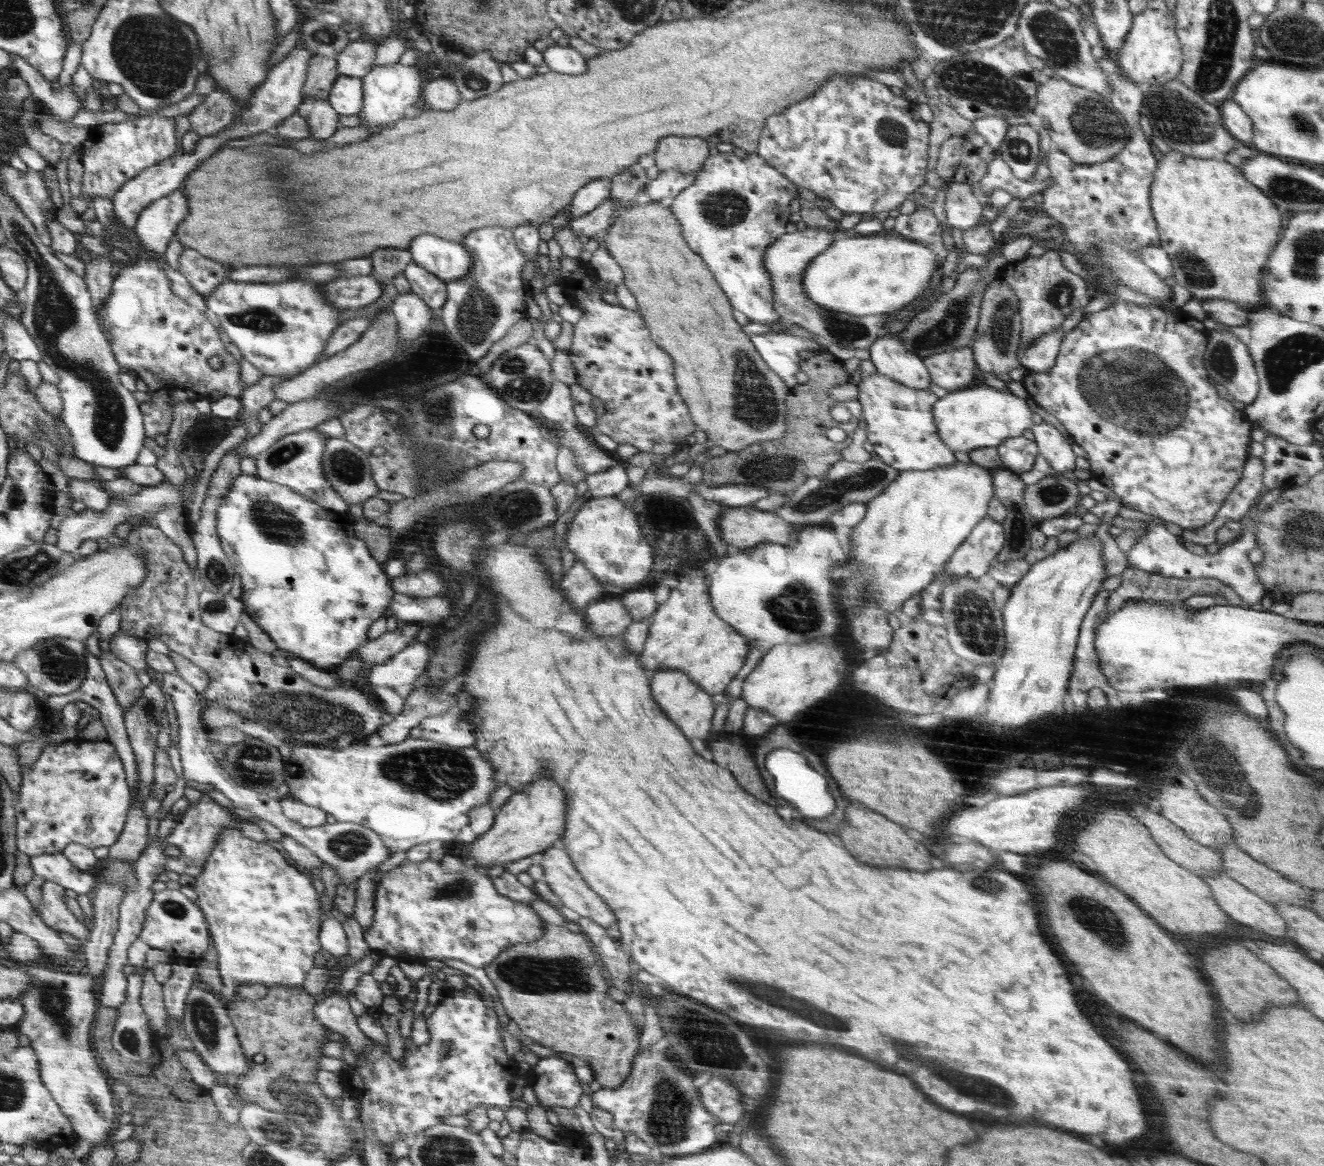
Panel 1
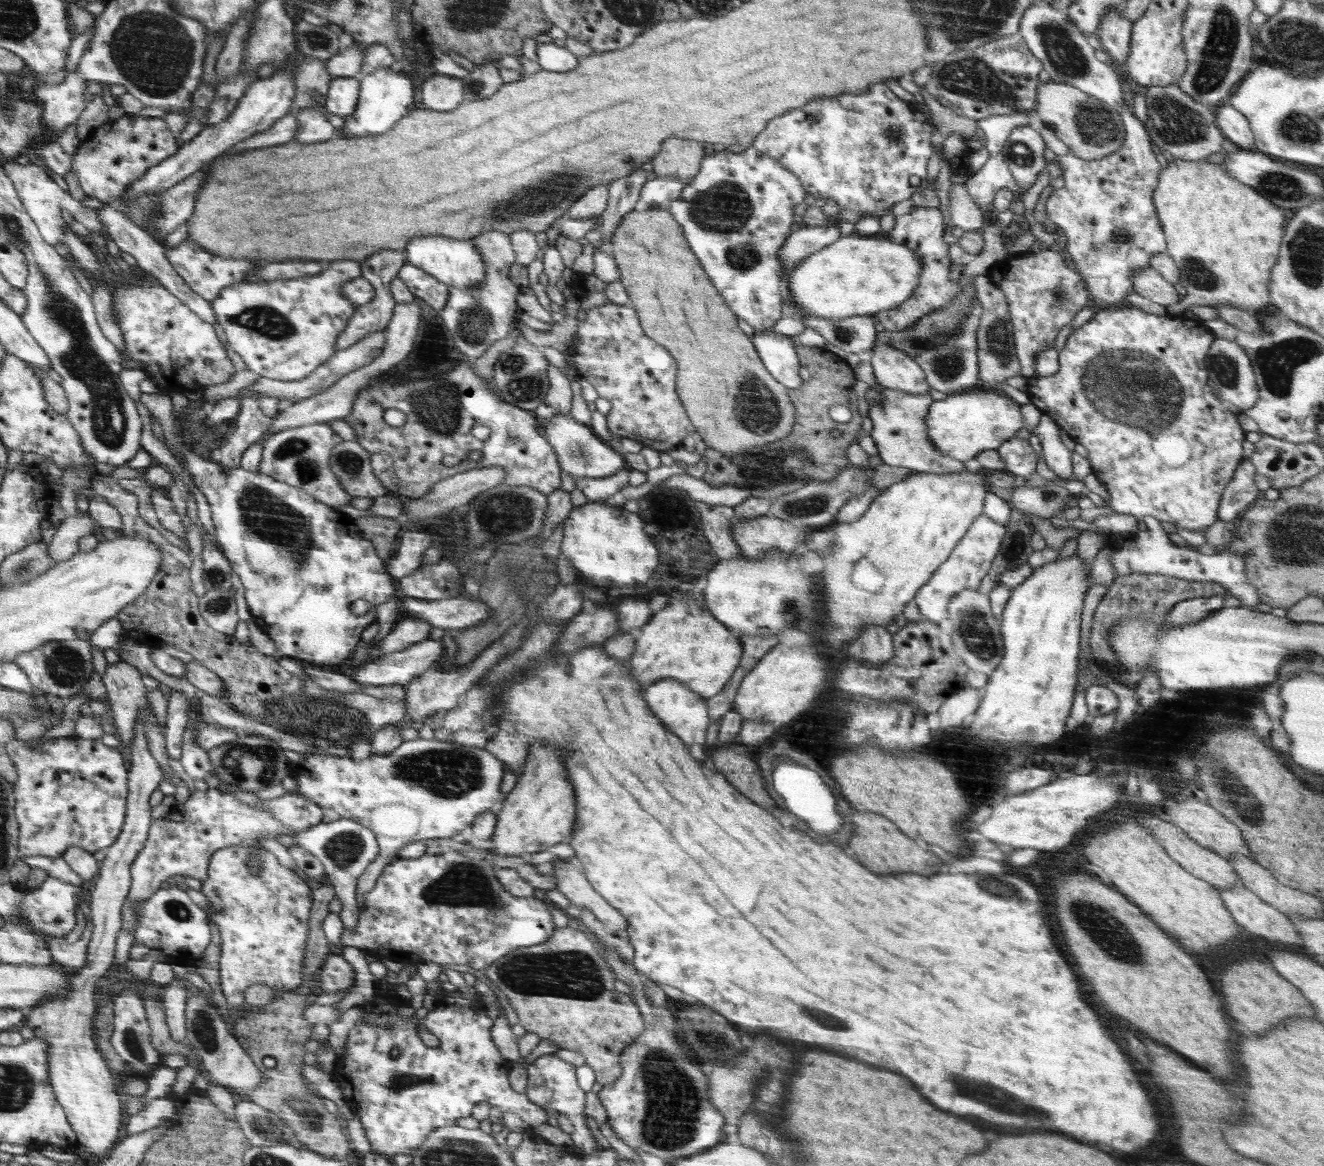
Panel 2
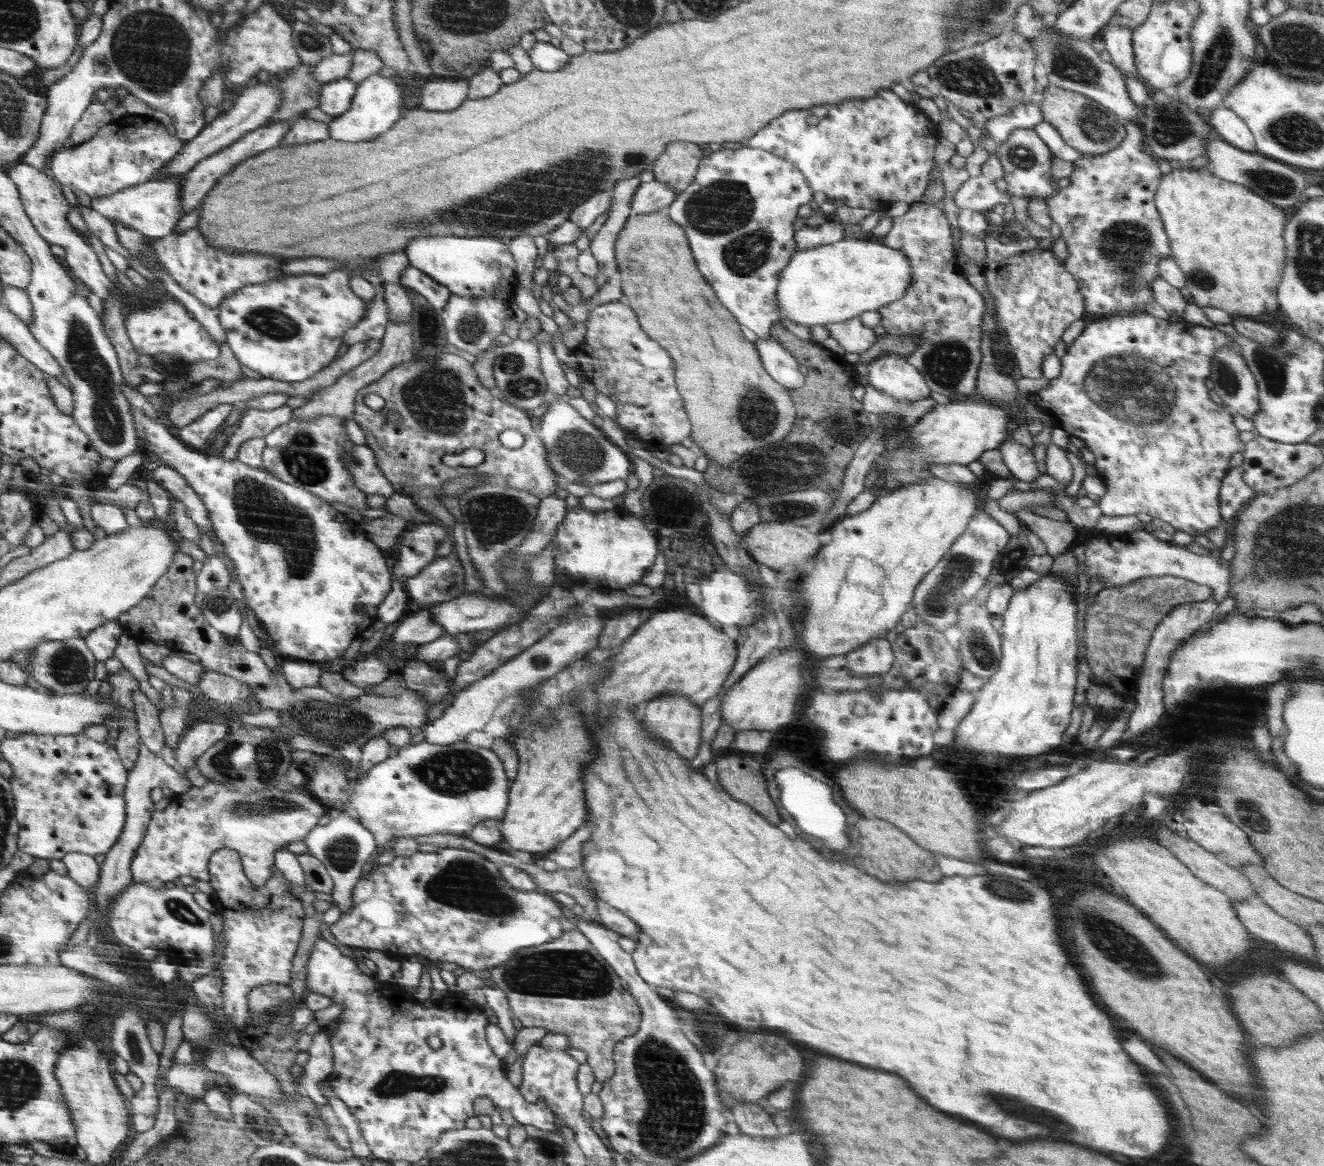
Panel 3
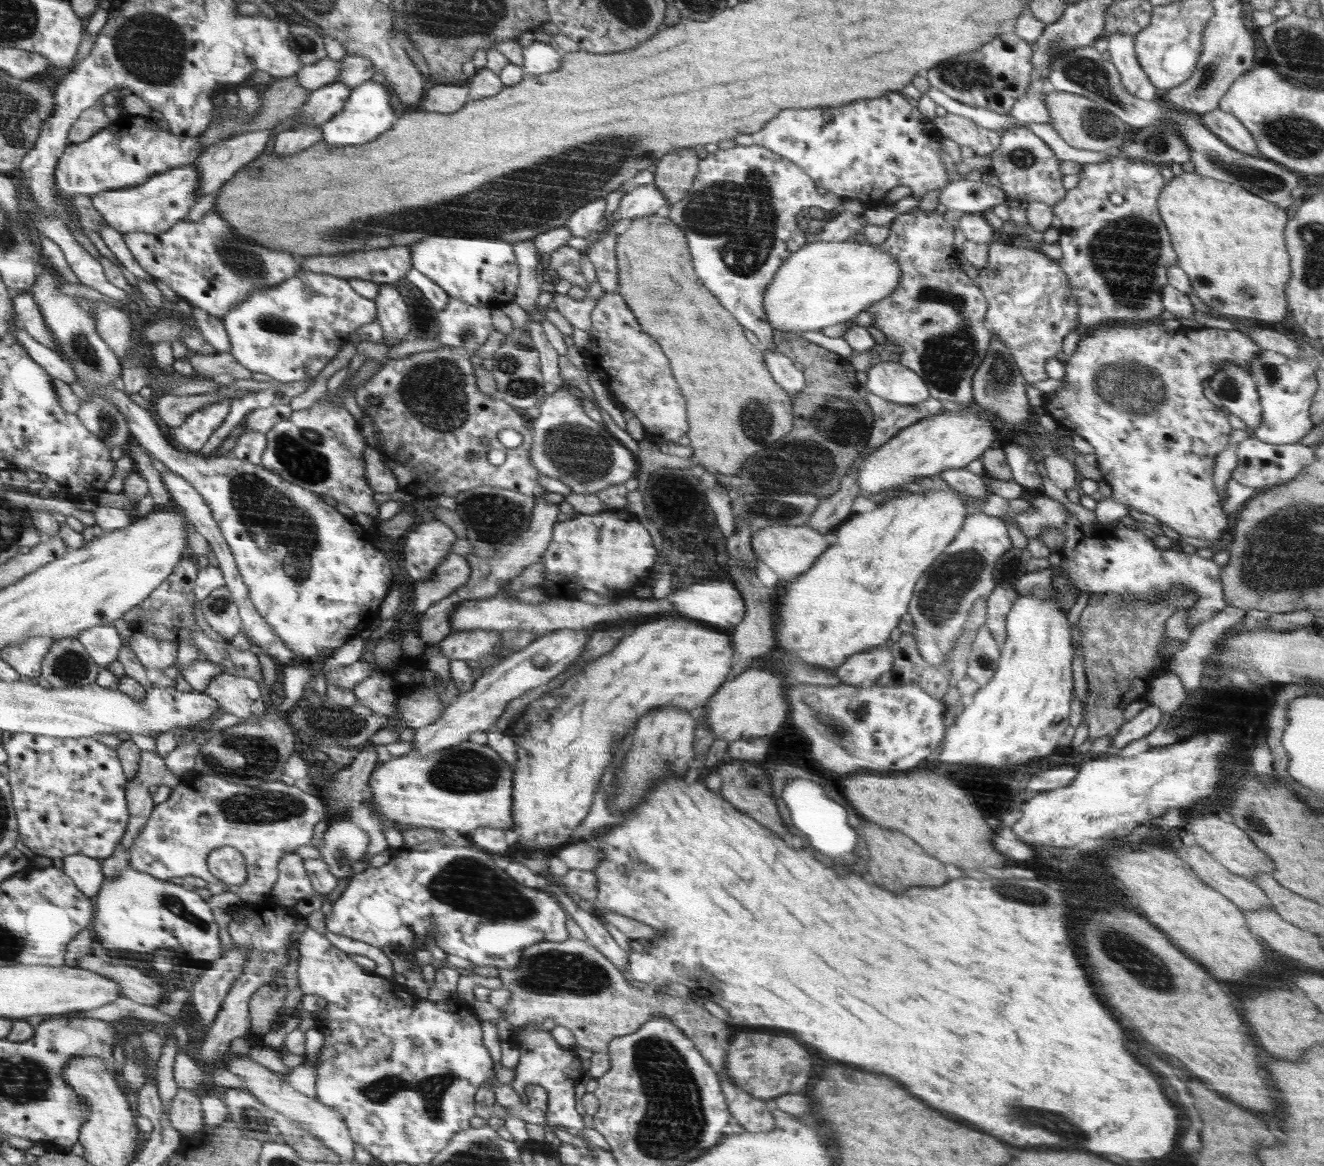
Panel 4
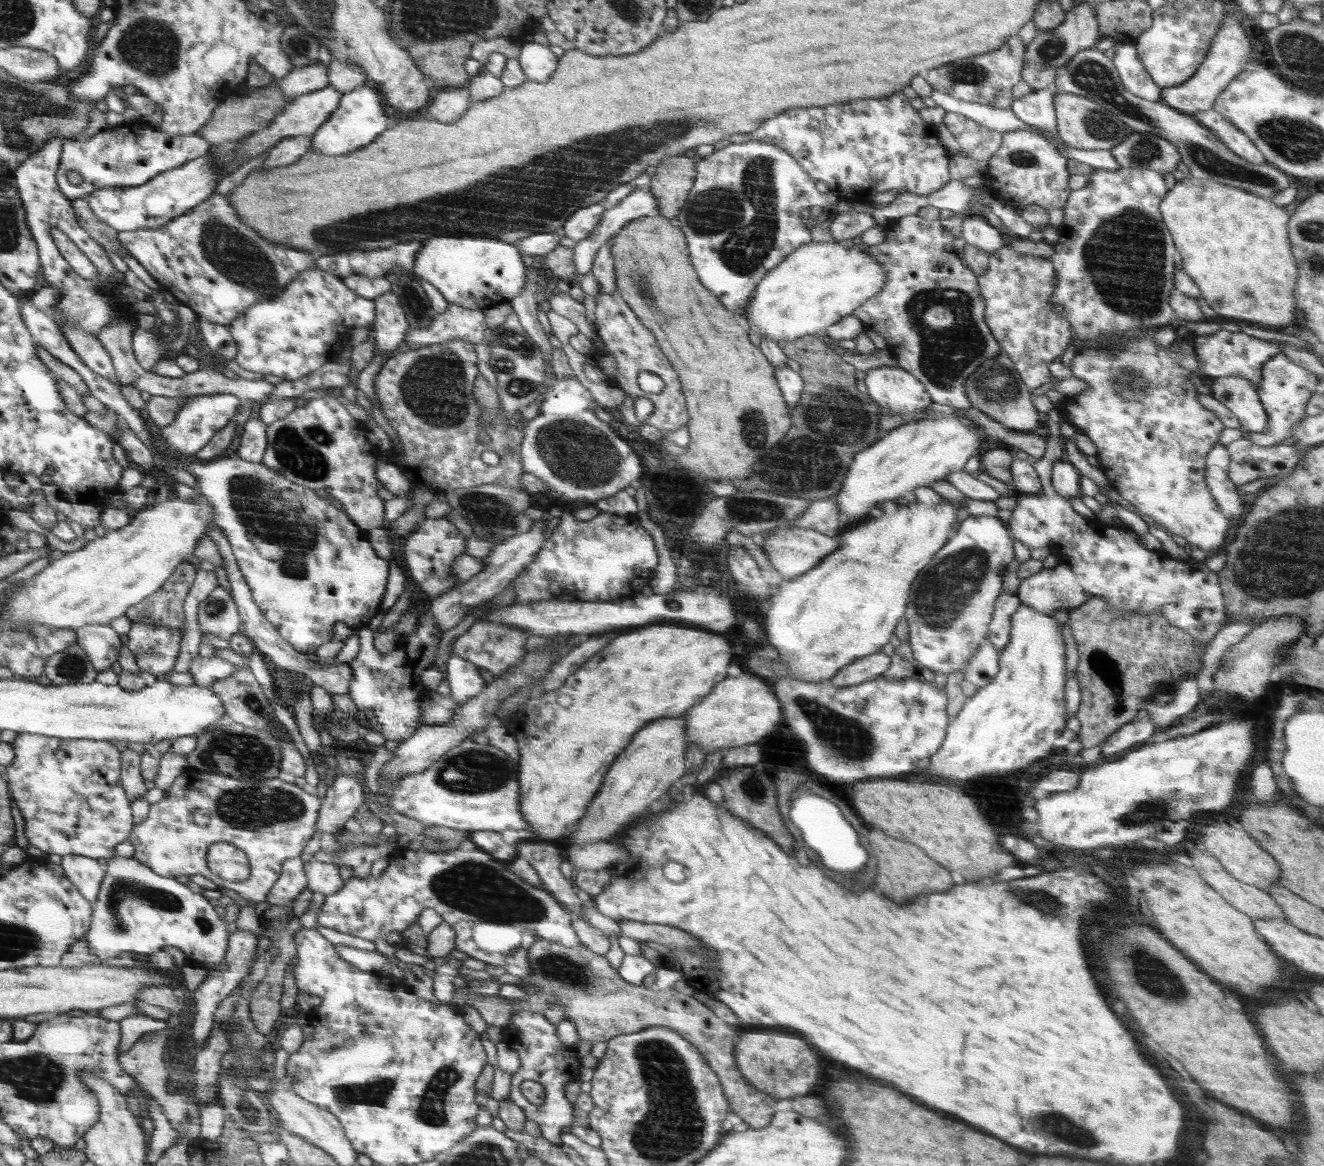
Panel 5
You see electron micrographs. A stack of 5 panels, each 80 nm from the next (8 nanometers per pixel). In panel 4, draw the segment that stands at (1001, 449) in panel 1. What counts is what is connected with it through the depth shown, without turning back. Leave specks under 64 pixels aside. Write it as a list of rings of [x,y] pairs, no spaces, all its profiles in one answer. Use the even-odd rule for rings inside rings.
[[[1005,442],[1002,449],[1005,452],[1006,464],[1011,468],[1014,481],[1025,489],[1042,487],[1043,481],[1040,477],[1038,464],[1032,456],[1028,456],[1016,442]]]

